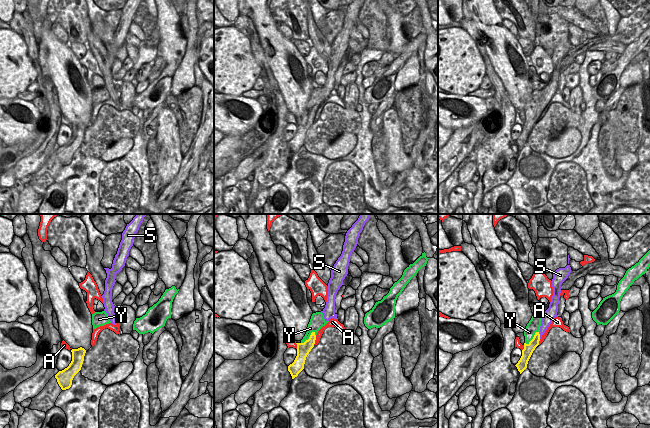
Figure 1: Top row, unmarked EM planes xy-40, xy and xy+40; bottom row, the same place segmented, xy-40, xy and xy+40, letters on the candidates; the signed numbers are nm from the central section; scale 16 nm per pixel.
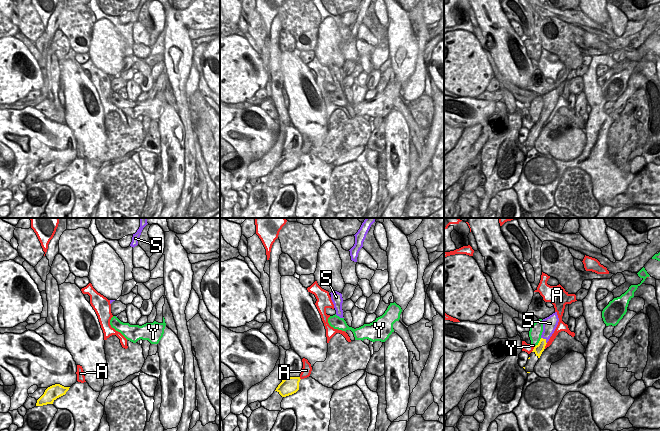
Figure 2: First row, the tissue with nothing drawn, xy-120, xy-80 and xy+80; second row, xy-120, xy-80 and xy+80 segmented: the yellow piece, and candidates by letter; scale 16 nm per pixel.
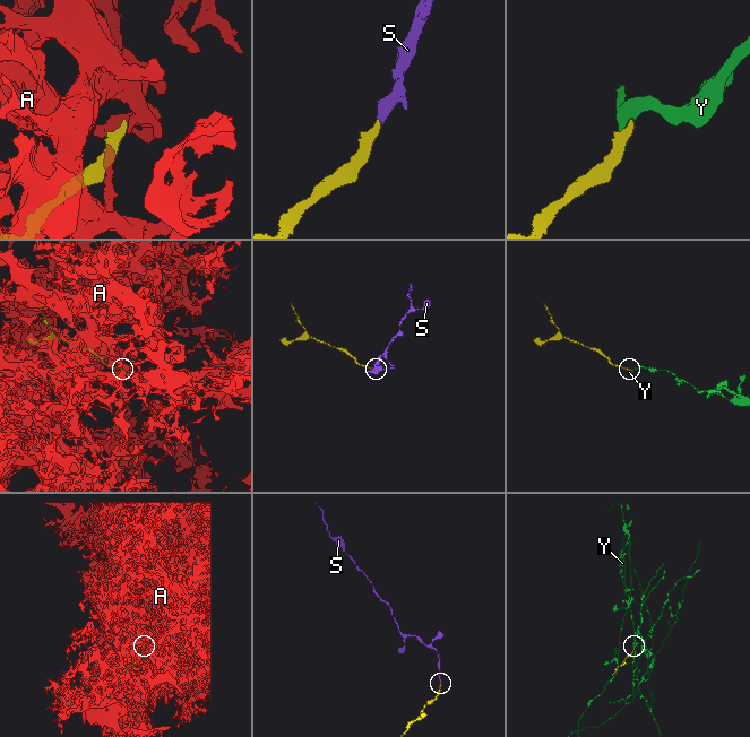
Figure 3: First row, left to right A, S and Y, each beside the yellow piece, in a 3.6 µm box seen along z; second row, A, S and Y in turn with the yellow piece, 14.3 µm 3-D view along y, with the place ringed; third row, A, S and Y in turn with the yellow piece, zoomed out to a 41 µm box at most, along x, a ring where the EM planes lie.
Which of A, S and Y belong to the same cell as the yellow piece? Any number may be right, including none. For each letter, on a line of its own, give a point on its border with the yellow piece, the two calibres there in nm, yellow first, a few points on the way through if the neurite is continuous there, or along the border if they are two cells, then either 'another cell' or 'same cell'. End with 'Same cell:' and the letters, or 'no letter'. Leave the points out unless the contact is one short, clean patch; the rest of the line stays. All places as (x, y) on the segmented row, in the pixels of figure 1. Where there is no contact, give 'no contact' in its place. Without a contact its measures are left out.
A: xy (315, 339) | 220/90 nm | another cell
S: xy+40 (539, 336) | 160/160 nm | same cell
Y: xy (309, 337) | 220/220 nm | along xy (315, 332), (312, 332), (301, 343) | another cell
Same cell: S

